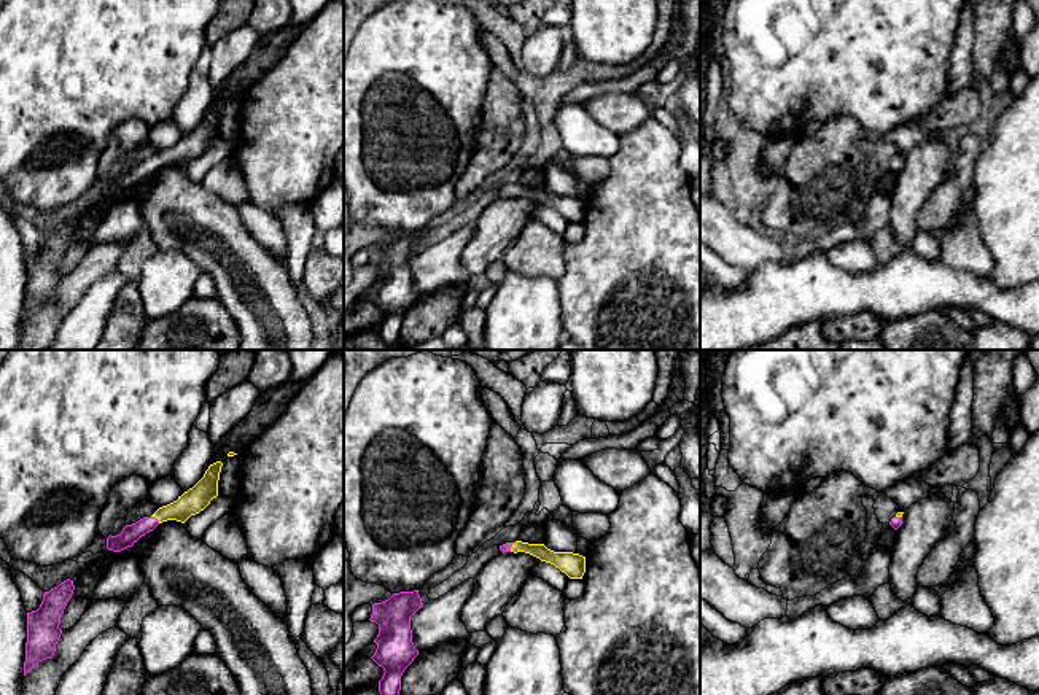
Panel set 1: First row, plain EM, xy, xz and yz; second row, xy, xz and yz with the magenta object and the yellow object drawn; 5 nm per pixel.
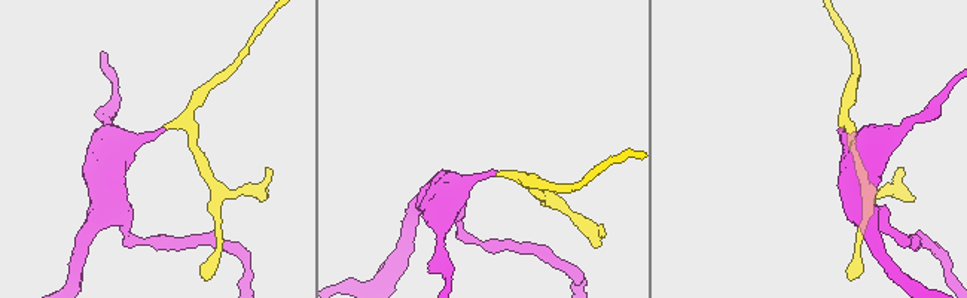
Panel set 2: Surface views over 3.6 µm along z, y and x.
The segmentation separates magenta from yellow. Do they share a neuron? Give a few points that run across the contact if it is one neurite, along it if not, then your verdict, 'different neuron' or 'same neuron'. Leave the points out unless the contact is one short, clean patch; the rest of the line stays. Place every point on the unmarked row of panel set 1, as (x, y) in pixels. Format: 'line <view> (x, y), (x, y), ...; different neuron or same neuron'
line xy (131, 177), (156, 163), (180, 155), (198, 142); same neuron

